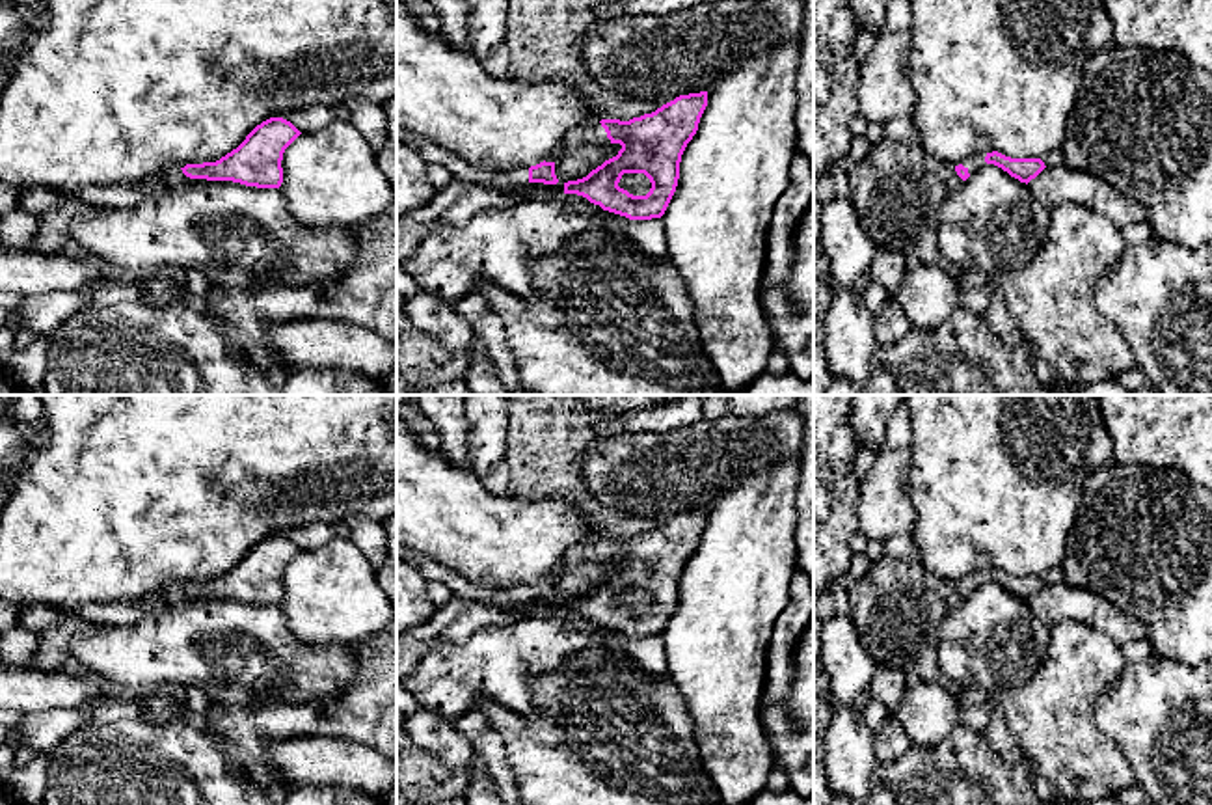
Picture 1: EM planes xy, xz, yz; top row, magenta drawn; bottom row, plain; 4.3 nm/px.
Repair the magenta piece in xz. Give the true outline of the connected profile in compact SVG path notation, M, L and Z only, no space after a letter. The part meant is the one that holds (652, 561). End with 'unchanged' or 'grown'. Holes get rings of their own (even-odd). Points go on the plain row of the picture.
M707 509L680 512L674 518L663 522L652 531L633 535L629 539L601 537L599 540L570 546L557 566L540 581L531 585L518 585L506 591L488 591L482 585L471 581L462 572L456 572L423 553L413 553L408 548L397 544L397 557L410 561L419 568L423 578L443 583L451 594L469 602L492 604L492 606L521 606L529 600L557 602L555 581L570 568L585 563L609 565L620 561L622 566L616 574L605 578L592 587L586 594L564 600L564 611L577 611L590 621L599 622L603 628L626 634L629 637L652 637L661 635L676 609L680 596L680 580L687 561L698 548L700 535L707 524ZM624 591L644 591L652 606L646 613L633 613L620 606L618 600Z | grown

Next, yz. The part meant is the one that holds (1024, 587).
M992 568L987 572L974 572L964 576L959 583L955 583L955 589L963 598L966 598L985 581L994 581L1026 602L1046 585L1041 576L1011 576L998 568Z | grown

